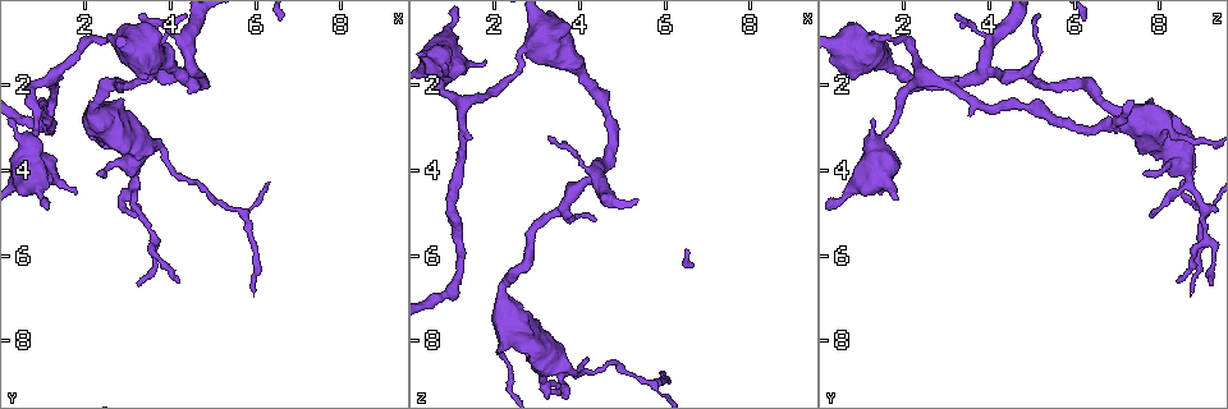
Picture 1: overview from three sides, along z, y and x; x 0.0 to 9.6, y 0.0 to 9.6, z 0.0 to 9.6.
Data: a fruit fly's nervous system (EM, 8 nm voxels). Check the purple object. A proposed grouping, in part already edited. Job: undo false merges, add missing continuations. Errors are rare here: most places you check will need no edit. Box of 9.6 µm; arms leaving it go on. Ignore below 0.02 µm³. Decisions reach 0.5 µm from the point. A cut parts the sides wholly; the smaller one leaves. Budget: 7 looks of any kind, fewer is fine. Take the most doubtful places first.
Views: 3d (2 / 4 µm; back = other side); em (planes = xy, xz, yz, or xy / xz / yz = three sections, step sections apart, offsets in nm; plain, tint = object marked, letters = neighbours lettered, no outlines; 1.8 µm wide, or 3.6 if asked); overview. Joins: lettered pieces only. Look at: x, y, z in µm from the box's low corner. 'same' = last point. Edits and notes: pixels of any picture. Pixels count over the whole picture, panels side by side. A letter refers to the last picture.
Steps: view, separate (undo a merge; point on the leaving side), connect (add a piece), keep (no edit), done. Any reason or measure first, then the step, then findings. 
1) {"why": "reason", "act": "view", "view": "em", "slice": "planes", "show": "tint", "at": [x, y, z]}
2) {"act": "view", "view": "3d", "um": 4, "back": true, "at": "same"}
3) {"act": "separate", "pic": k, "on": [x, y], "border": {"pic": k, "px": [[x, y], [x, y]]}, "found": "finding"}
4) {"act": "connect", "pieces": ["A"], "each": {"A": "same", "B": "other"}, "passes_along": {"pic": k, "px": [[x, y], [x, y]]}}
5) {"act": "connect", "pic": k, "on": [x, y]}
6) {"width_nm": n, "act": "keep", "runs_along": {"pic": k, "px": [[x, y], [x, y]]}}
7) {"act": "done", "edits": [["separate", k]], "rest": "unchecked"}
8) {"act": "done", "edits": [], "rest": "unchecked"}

{"why": "calibre changes", "act": "view", "view": "em", "slice": "xy", "step": 4, "show": "tint", "at": [2.25, 2.75, 7.40]}

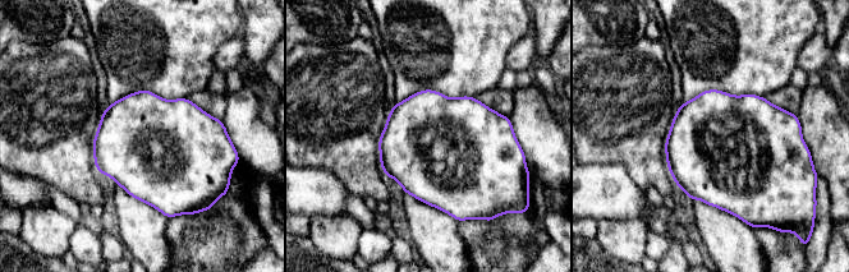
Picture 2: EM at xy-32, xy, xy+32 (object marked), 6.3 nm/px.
{"why": "cut it another way", "act": "view", "view": "em", "slice": "planes", "show": "tint", "at": "same"}

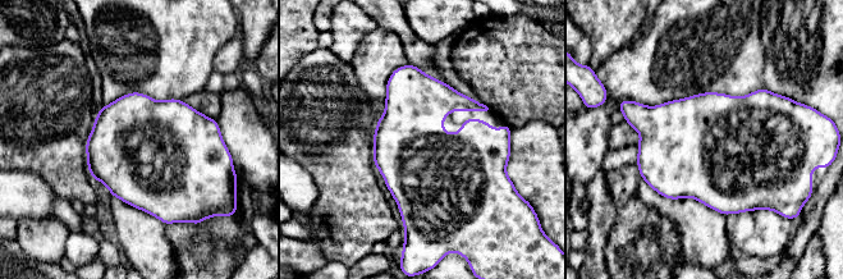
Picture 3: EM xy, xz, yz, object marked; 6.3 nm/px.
{"act": "view", "view": "em", "slice": "planes", "show": "letters", "at": "same"}

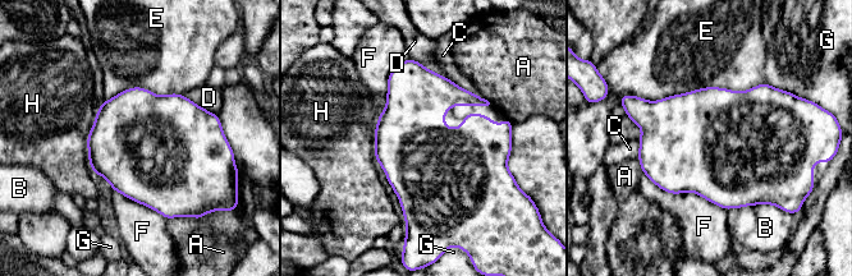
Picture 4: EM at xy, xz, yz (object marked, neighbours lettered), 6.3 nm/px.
{"act": "keep", "each": {"A": "other", "B": "other", "C": "other", "D": "other", "E": "other", "F": "other", "G": "other", "H": "other"}, "border": {"pic": 4, "px": [[765, 81], [632, 95]]}, "found": "one neuron here"}

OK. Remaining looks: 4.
{"why": "thick turns thin", "act": "view", "view": "3d", "um": 2, "at": [3.15, 4.45, 8.80]}

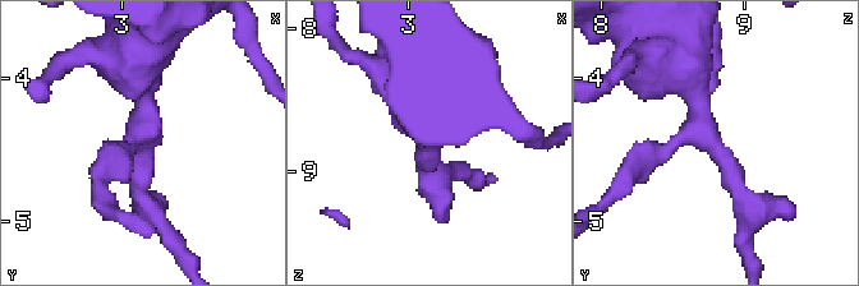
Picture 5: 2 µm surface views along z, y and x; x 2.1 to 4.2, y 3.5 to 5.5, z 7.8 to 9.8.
{"why": "need the tissue", "act": "view", "view": "em", "slice": "xz", "step": 16, "show": "tint", "at": [3.14, 4.48, 8.82]}

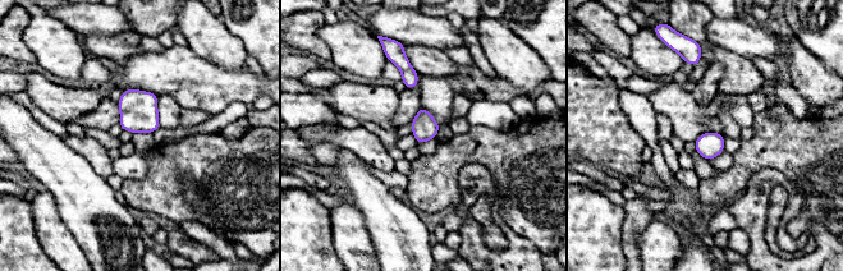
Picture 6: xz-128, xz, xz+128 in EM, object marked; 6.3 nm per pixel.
{"act": "view", "view": "em", "slice": "yz", "step": 16, "show": "letters", "at": "same"}

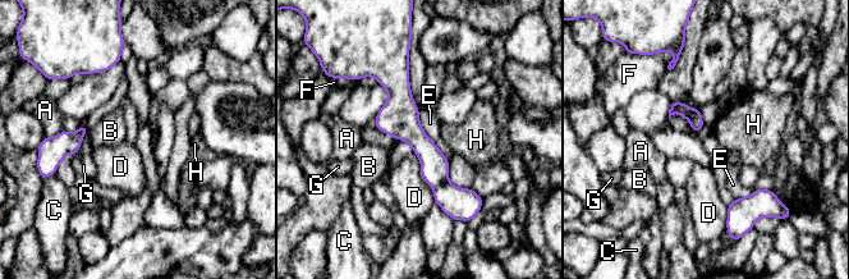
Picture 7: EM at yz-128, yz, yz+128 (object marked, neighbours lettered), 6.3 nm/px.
{"act": "keep", "each": {"A": "other", "B": "other", "C": "other", "D": "other", "E": "other", "F": "other", "G": "other", "H": "other"}, "border": {"pic": 7, "px": [[417, 108], [422, 129], [448, 158]]}, "found": "one neuron here"}

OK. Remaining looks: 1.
{"act": "done", "edits": [], "rest": "unchecked"}

